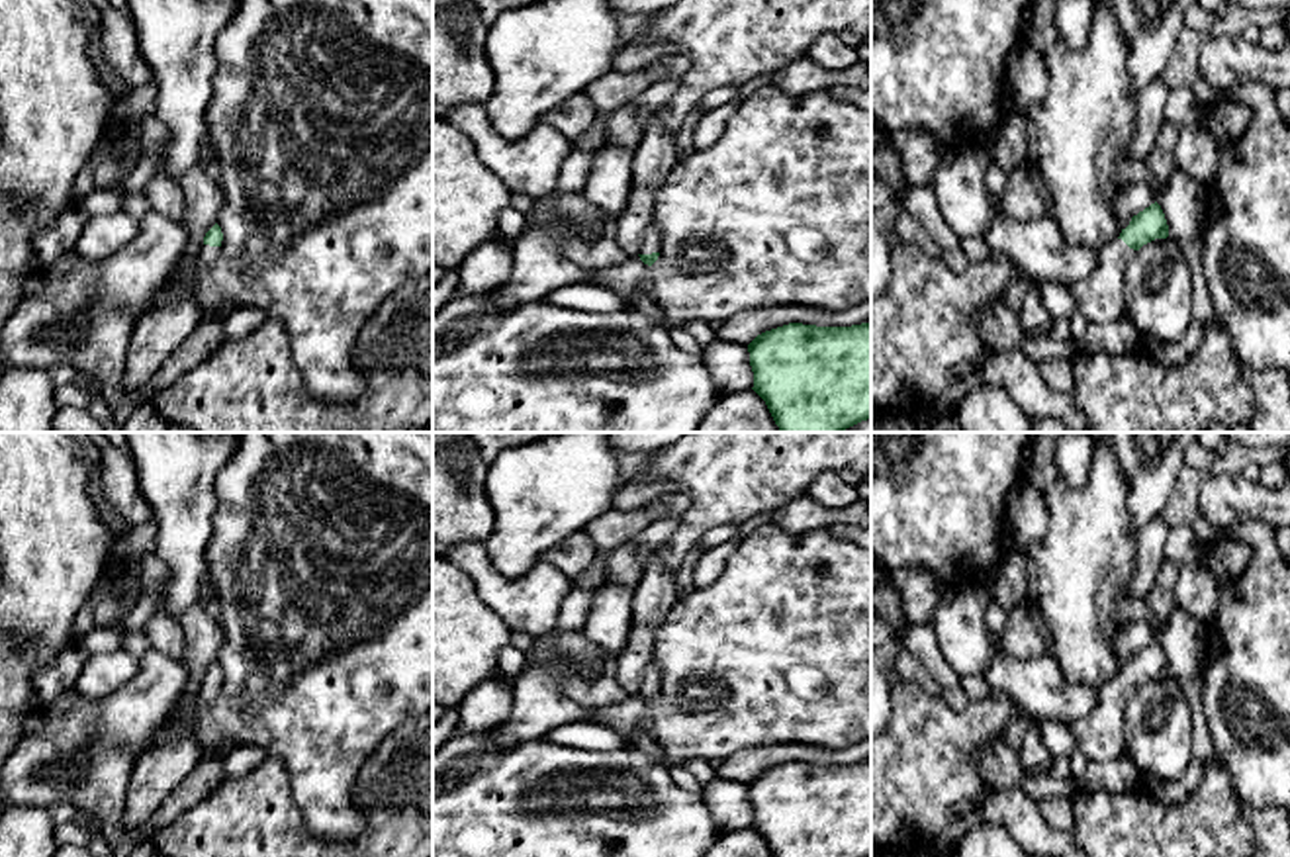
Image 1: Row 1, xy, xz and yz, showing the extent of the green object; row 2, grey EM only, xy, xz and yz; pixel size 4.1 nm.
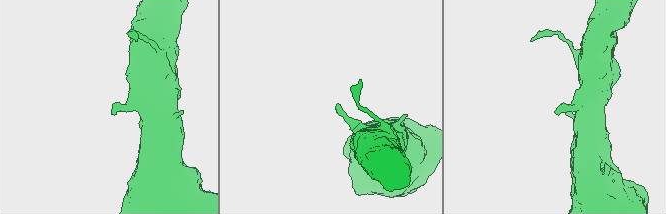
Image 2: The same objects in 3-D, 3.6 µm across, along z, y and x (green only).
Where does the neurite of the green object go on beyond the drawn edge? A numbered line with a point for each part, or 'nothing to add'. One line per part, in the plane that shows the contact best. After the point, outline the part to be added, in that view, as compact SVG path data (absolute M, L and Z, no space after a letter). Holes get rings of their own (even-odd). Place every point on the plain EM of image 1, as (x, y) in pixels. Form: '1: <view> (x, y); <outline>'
nothing to add

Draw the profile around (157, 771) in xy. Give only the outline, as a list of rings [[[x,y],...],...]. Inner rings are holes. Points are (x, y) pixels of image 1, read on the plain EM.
[[[204,601],[186,612],[180,626],[184,630],[180,663],[188,673],[188,685],[180,697],[180,722],[162,728],[153,747],[139,753],[125,792],[121,816],[125,828],[147,824],[202,759],[202,745],[188,720],[188,710],[200,693],[206,671],[217,661],[223,630],[204,612]]]

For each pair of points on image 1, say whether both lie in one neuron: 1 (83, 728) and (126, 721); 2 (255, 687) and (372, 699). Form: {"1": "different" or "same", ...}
{"1": "same", "2": "same"}

